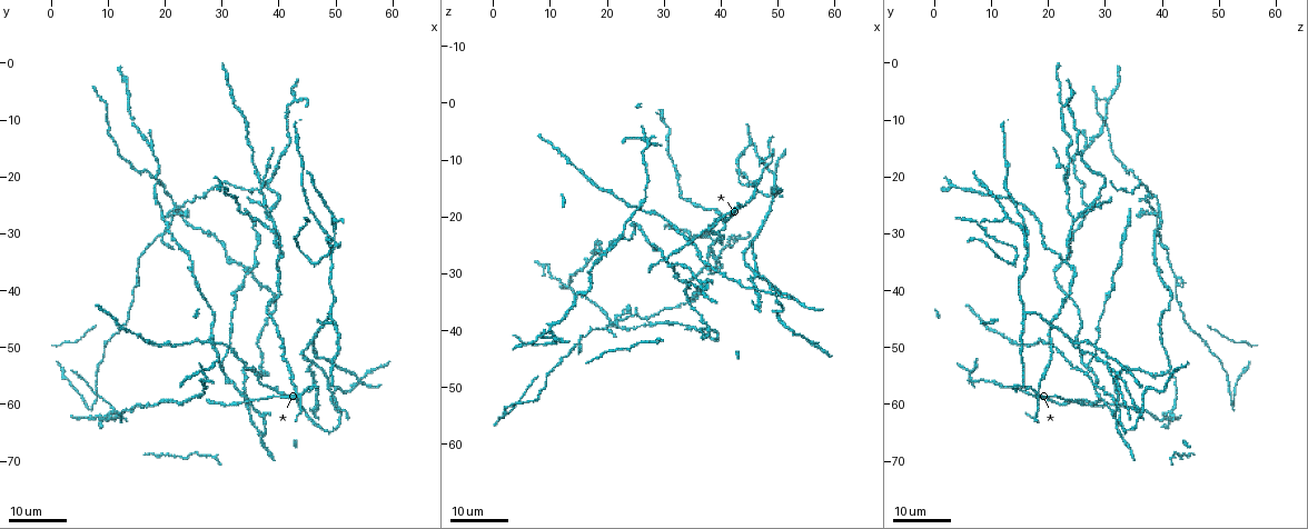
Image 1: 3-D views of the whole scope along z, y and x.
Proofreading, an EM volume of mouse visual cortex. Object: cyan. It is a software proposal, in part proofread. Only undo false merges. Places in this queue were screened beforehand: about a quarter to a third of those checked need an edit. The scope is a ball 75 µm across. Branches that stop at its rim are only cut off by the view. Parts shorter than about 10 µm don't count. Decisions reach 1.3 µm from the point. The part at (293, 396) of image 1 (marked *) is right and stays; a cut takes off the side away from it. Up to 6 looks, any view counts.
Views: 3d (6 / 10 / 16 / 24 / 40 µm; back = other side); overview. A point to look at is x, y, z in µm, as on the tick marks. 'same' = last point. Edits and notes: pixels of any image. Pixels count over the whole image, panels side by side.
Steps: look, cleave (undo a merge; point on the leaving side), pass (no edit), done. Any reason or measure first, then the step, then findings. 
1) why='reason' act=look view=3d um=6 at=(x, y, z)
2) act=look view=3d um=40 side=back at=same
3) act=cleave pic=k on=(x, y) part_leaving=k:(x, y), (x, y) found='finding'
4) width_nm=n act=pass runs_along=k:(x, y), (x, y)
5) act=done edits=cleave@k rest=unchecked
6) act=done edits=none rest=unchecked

why='a fork' act=look view=3d um=24 at=(46.5, 53.0, 30.0)

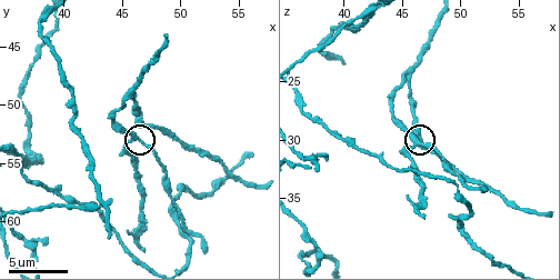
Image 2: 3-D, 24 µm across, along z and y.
act=look view=3d um=6 at=(46.4, 53.0, 30.4)

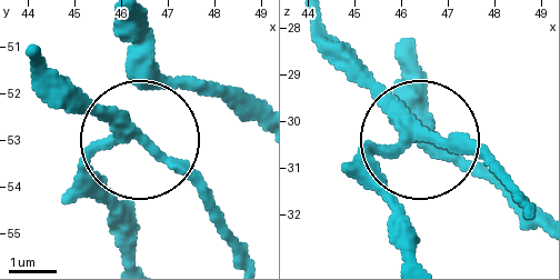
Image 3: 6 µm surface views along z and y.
width_nm=250 act=pass found='all the same cell'

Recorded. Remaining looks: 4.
why='side arm on a straight run' act=look view=3d um=24 at=(49.5, 31.0, 16.0)

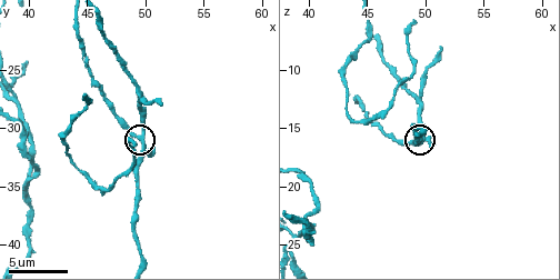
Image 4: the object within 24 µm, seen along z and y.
act=look view=3d um=10 at=same

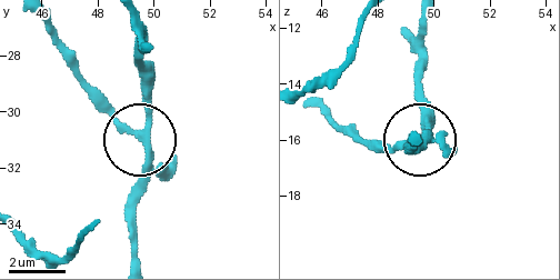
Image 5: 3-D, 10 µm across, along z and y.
act=pass found='one cell here'

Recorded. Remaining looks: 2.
act=look view=3d um=16 at=(45.0, 49.0, 24.5)

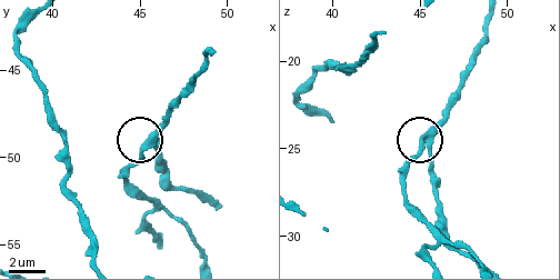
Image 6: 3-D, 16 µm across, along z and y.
act=look view=3d um=10 at=(45.3, 49.4, 24.5)

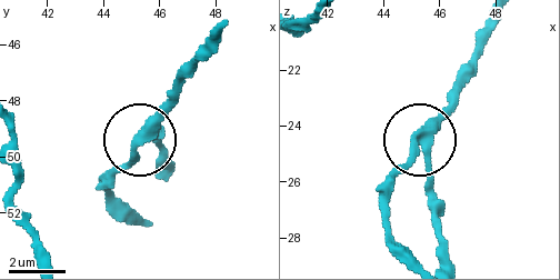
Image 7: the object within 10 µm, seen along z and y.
act=pass runs_along=7:(496, 23), (452, 102), (419, 138), (430, 214) found='continuous, no second cell'

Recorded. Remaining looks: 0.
act=done edits=none rest=unchecked

